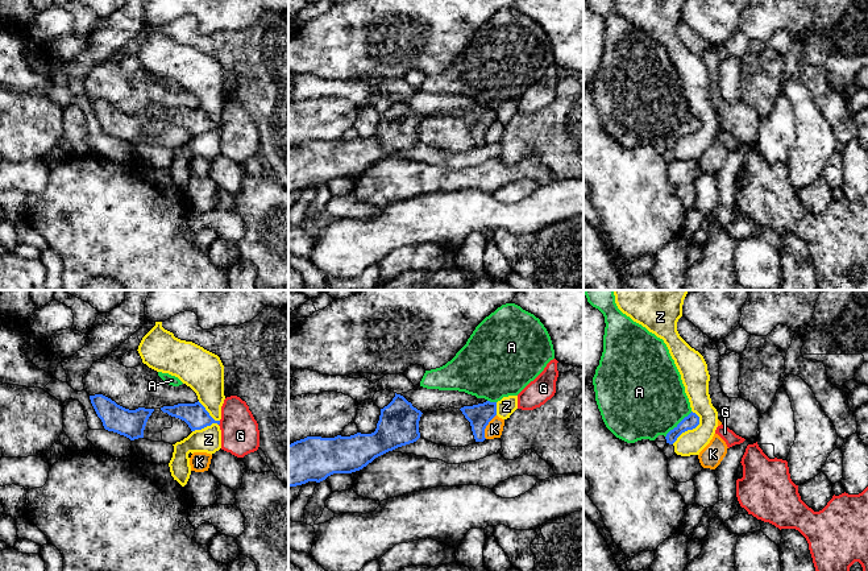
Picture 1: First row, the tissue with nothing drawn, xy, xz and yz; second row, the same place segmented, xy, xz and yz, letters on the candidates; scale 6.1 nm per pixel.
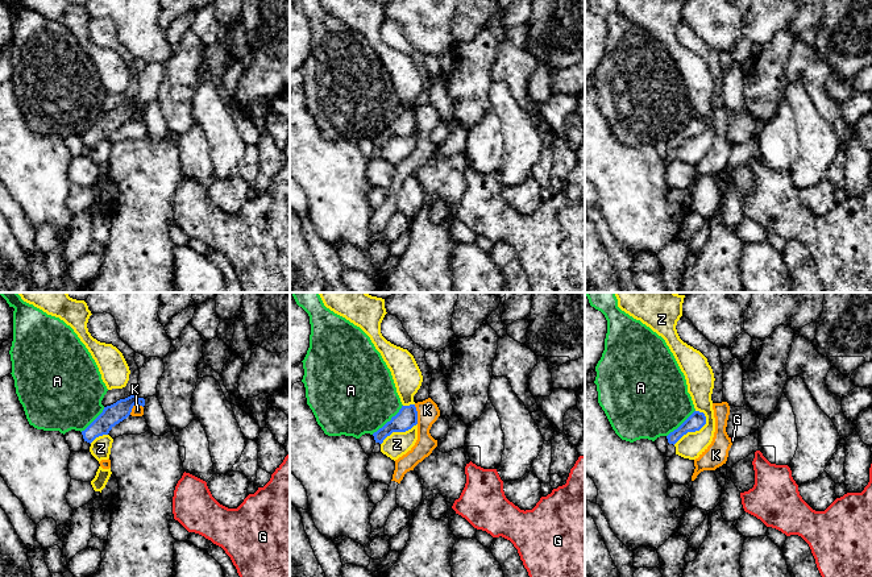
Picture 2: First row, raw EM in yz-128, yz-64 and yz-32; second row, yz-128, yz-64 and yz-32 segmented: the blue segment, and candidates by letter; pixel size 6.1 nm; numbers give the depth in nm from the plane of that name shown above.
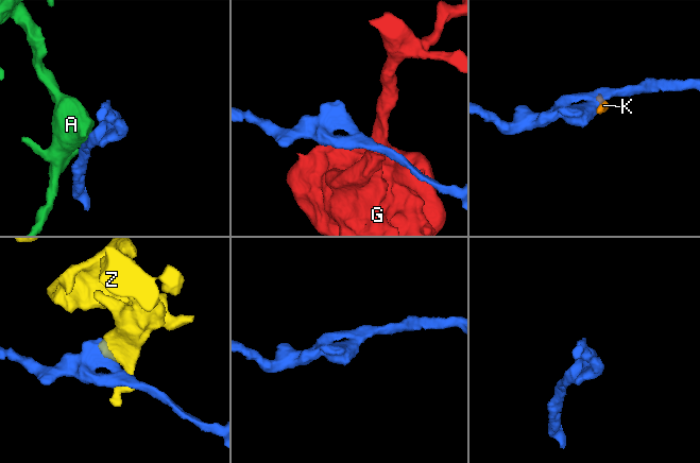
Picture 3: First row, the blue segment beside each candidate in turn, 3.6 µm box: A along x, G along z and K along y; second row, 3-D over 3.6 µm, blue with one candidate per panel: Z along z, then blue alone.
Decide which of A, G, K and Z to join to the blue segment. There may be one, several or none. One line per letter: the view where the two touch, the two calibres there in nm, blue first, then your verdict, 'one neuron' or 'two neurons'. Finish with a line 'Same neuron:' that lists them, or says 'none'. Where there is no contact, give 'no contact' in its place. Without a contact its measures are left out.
A: yz | 90/480 nm | two neurons
G: xy | 150/240 nm | two neurons
K: xz | 140/100 nm | two neurons
Z: xy | 150/160 nm | two neurons
Same neuron: none

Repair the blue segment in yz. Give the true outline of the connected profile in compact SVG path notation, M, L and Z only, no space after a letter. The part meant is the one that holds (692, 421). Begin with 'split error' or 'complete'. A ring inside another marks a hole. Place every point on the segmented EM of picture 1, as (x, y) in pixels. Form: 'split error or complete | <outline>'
complete | M692 411L673 430L670 430L666 434L666 436L665 436L666 443L673 444L682 433L685 433L688 430L693 430L698 425L699 425L699 417Z

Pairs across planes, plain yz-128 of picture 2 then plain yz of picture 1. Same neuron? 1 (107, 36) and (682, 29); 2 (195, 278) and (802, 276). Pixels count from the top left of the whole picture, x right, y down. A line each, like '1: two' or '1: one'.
1: one
2: two

